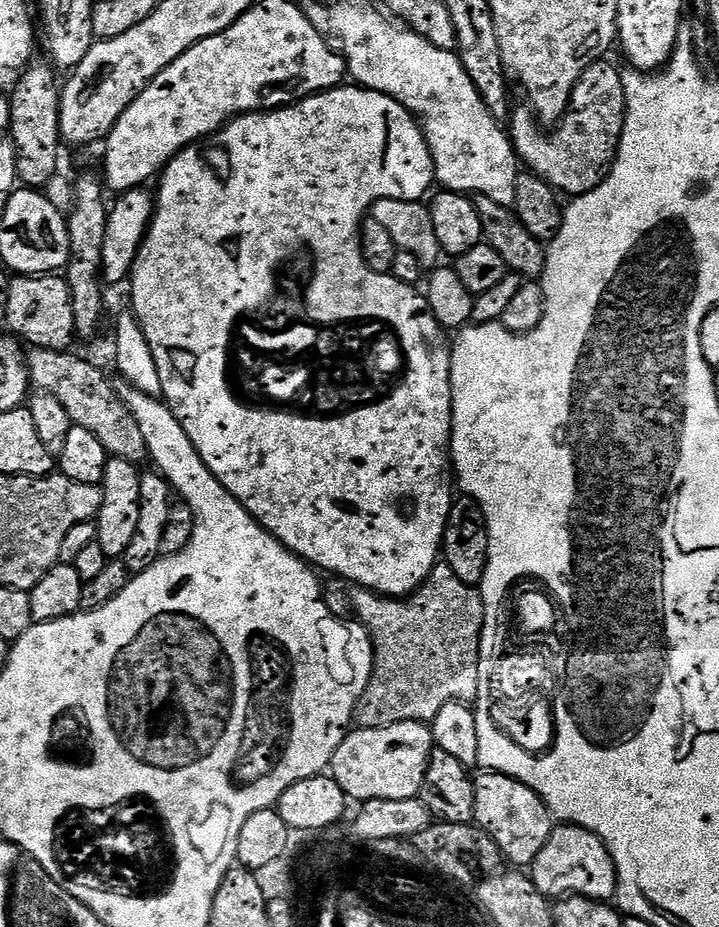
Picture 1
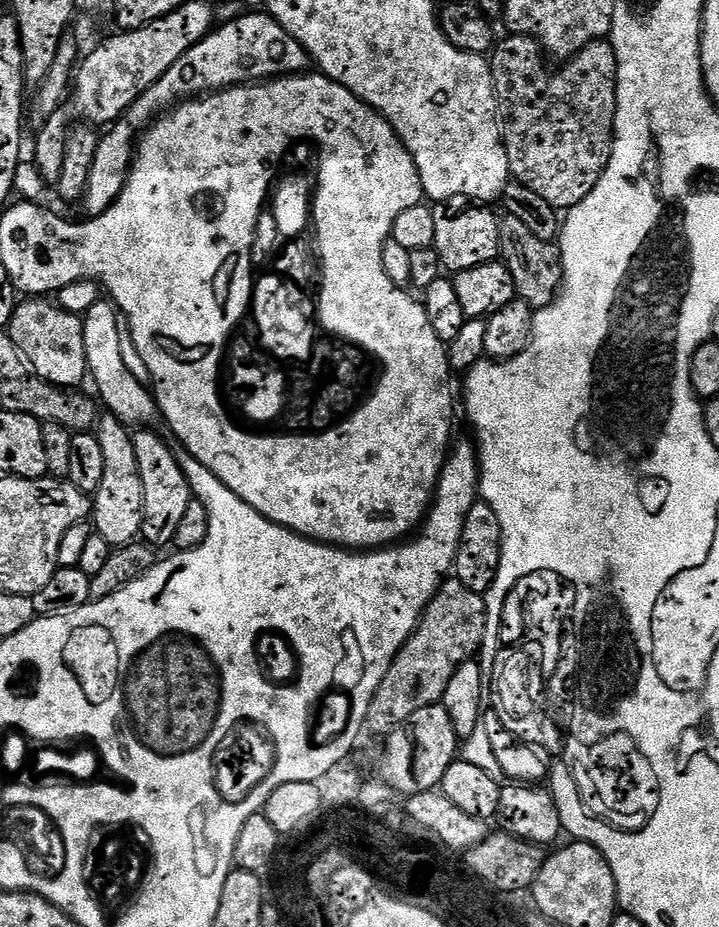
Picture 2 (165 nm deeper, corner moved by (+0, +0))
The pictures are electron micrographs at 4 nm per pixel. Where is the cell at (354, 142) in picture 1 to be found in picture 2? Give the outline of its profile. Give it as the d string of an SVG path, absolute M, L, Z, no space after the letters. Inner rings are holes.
M297 74L273 78L267 82L257 82L251 86L225 88L222 92L213 92L203 98L189 99L187 102L181 103L175 110L161 115L139 137L138 147L135 149L134 159L130 165L128 181L120 197L100 216L93 216L87 221L88 236L92 236L92 252L64 252L64 280L52 280L52 294L59 294L62 289L69 288L72 284L95 282L107 295L108 292L112 295L111 303L115 305L119 315L126 321L126 326L134 338L134 346L138 346L138 354L142 358L142 362L146 362L150 388L156 397L156 406L162 420L172 427L173 434L184 443L181 444L183 451L190 453L198 462L205 464L218 479L226 482L226 486L230 486L230 490L234 490L234 494L238 494L238 498L242 498L242 502L246 502L251 508L258 510L258 514L262 514L270 522L283 528L289 528L291 532L297 532L299 536L305 536L307 540L315 540L318 544L330 544L345 550L379 550L411 537L421 527L434 499L436 484L440 480L440 471L444 468L450 455L448 439L452 436L452 392L448 389L448 376L450 377L448 349L445 341L440 340L438 334L434 334L434 326L430 326L430 318L426 318L423 303L405 289L394 286L394 282L390 282L390 278L386 278L386 270L382 270L382 246L392 235L392 224L398 222L398 214L402 214L402 210L410 210L410 206L421 204L425 199L425 194L422 190L422 178L418 174L418 166L414 166L414 158L390 126L390 122L386 122L386 118L381 116L375 108L362 103L355 94L346 90L346 86L334 82L329 76L308 75ZM295 140L313 140L320 147L318 163L326 169L326 175L320 179L320 204L316 204L316 212L320 212L320 240L324 248L324 260L328 260L328 264L324 264L324 260L316 260L316 252L312 252L312 248L316 248L316 244L312 244L312 228L308 228L308 208L304 208L304 200L300 200L300 196L304 196L304 192L308 192L308 184L300 184L300 180L296 180L296 164L305 161L307 156L304 149L292 148L291 144ZM288 172L292 172L292 176L288 176ZM268 184L272 184L272 204L268 204L268 192L264 192L264 189L268 188ZM260 212L268 212L268 224L272 224L272 236L268 236L268 232L264 232L264 236L260 236L260 240L264 240L264 244L268 244L268 256L264 256L264 244L252 244L252 240L256 240L256 228L260 228ZM288 220L292 220L292 232L296 232L296 244L300 244L300 248L304 248L304 252L296 252L296 256L284 256L284 252L280 252L280 248L284 248L284 244L292 244L292 240L288 240L288 236L292 236L292 232L288 232ZM276 244L280 244L280 248L276 248ZM252 260L256 260L256 268L252 268ZM284 260L288 260L288 264L284 264ZM248 268L252 268L252 272L248 272ZM264 268L268 268L268 280L264 280ZM272 268L276 268L276 280L272 280ZM280 268L292 268L292 284L300 284L300 288L284 288L284 284L280 284ZM316 268L324 268L324 276L316 276ZM256 276L260 276L260 280L256 280ZM320 280L324 280L324 284L320 284ZM308 284L312 284L312 288L308 288ZM252 288L260 288L260 292L256 292L256 296L252 296ZM276 292L292 292L292 296L296 296L296 300L292 300L292 304L296 304L296 308L292 308L292 312L296 312L296 320L284 320L284 324L276 324L276 320L264 320L264 324L252 324L252 328L260 328L260 336L276 336L276 328L280 328L280 332L284 332L284 348L280 348L280 352L272 352L272 348L264 348L264 340L260 340L260 352L240 352L240 364L236 364L236 368L232 368L232 376L248 376L248 380L252 380L252 384L248 384L248 388L244 388L244 392L248 392L248 396L244 396L244 400L248 400L248 404L244 404L244 408L248 408L248 424L244 424L244 436L240 436L240 432L232 432L232 428L228 428L228 424L224 424L224 420L232 420L232 412L236 412L236 408L224 408L224 412L220 412L220 408L216 408L216 392L212 392L212 375L216 372L216 356L228 356L228 360L236 360L236 356L232 356L232 352L236 352L236 344L232 344L232 340L240 340L240 336L244 336L244 332L240 332L240 328L232 328L232 320L239 318L240 308L264 308L264 312L268 312L268 316L272 316L272 312L284 312L284 316L288 316L288 308L272 308L272 304L276 304ZM312 308L320 308L320 312L324 312L324 316L316 316L316 324L320 324L320 328L312 328L312 332L308 332L308 324L304 324L304 316L308 316L308 312L312 312Z

